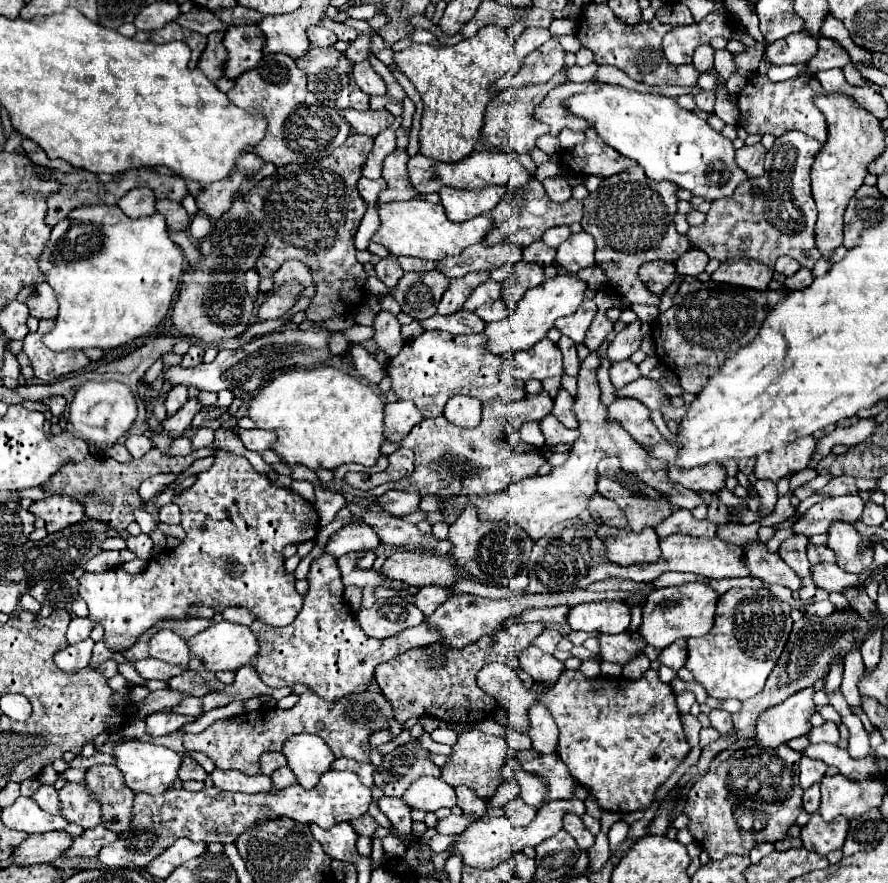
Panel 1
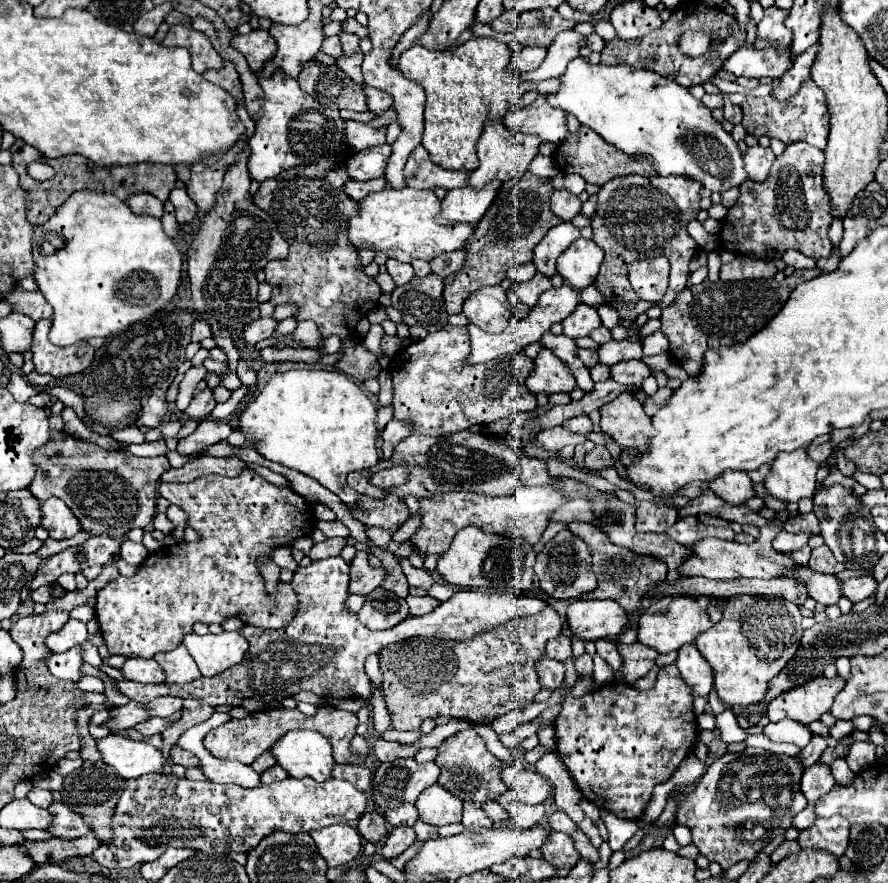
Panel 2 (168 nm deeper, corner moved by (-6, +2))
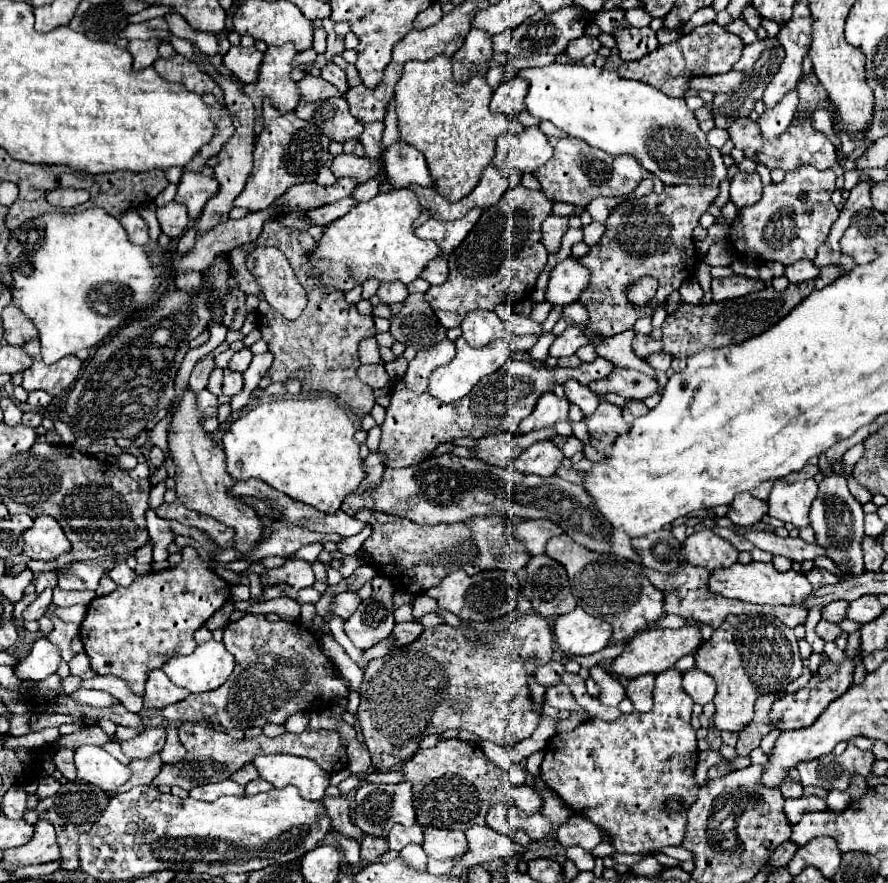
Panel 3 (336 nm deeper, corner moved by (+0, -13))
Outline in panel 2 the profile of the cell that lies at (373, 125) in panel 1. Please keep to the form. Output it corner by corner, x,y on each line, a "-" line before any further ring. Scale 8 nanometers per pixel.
347,120
347,128
345,128
345,136
347,136
347,142
353,148
353,152
383,144
385,132
387,132
387,128
373,128
373,126
369,126
365,122
357,122
357,120

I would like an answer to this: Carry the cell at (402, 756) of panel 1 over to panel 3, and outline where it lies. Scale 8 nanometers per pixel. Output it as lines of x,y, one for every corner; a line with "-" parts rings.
363,783
355,791
355,815
353,815
353,821
365,835
373,835
373,837
387,837
395,823
411,827
415,823
411,785
409,783
397,783
397,785

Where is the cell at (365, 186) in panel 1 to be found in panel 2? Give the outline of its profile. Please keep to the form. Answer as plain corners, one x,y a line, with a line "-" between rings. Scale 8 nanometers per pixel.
381,176
381,178
375,178
375,180
367,180
367,182
349,180
349,182
345,184
345,192
347,192
353,200
357,200
357,202
361,202
367,194
377,192
377,190
383,190
383,188
387,188
387,180
385,180
383,176

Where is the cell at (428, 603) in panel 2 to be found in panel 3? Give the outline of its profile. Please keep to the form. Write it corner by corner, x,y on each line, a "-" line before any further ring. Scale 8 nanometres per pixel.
397,623
393,627
393,647
403,647
403,645
409,645
413,643
423,631
423,625
421,623

